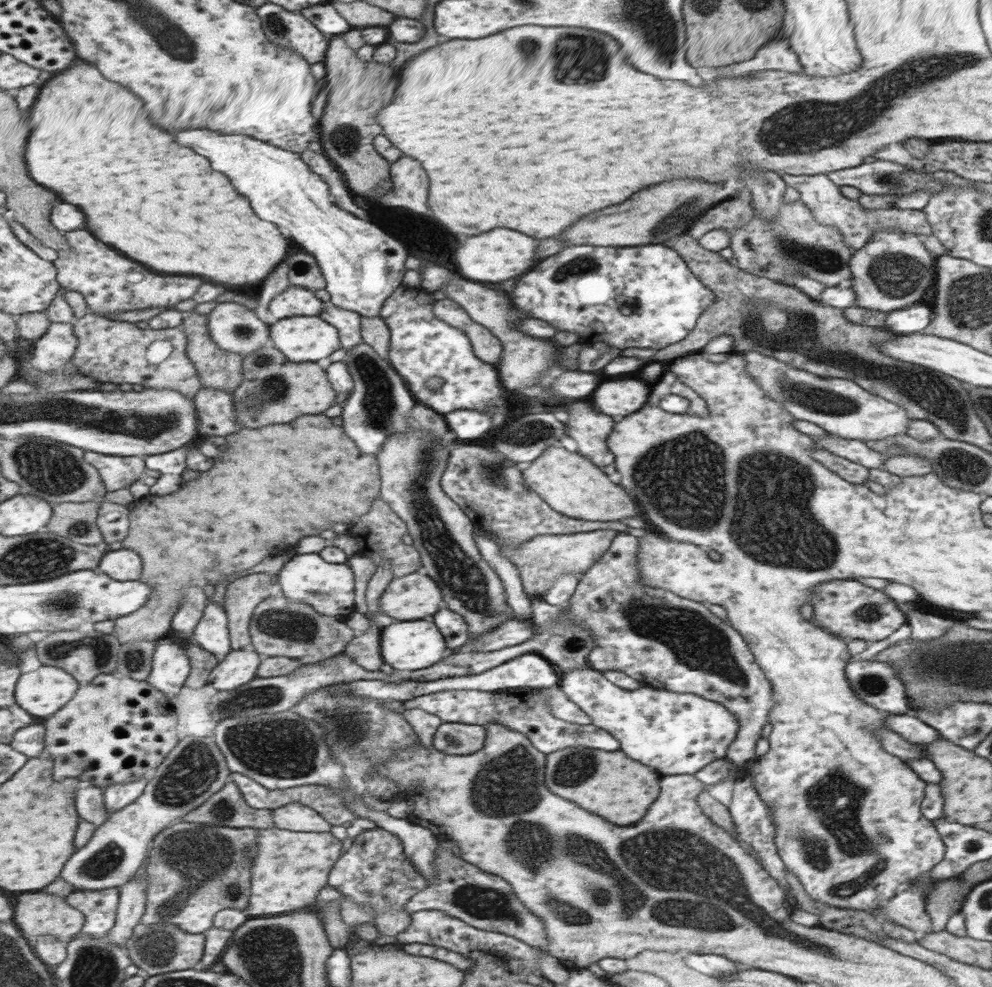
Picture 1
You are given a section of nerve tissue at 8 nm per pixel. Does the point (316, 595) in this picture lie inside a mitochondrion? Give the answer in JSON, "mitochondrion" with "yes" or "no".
{"mitochondrion":"yes"}

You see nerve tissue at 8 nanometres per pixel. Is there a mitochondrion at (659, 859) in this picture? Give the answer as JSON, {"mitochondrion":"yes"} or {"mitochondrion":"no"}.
{"mitochondrion":"yes"}

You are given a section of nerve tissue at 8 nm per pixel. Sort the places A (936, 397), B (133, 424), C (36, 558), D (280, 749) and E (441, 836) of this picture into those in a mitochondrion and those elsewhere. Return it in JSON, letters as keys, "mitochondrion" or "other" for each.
{"A":"mitochondrion","B":"mitochondrion","C":"mitochondrion","D":"mitochondrion","E":"other"}

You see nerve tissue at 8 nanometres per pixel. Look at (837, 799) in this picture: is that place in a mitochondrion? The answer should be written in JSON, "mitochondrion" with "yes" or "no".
{"mitochondrion":"yes"}

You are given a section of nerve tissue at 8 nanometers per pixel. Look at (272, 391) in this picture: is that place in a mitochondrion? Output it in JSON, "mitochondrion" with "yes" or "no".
{"mitochondrion":"yes"}

